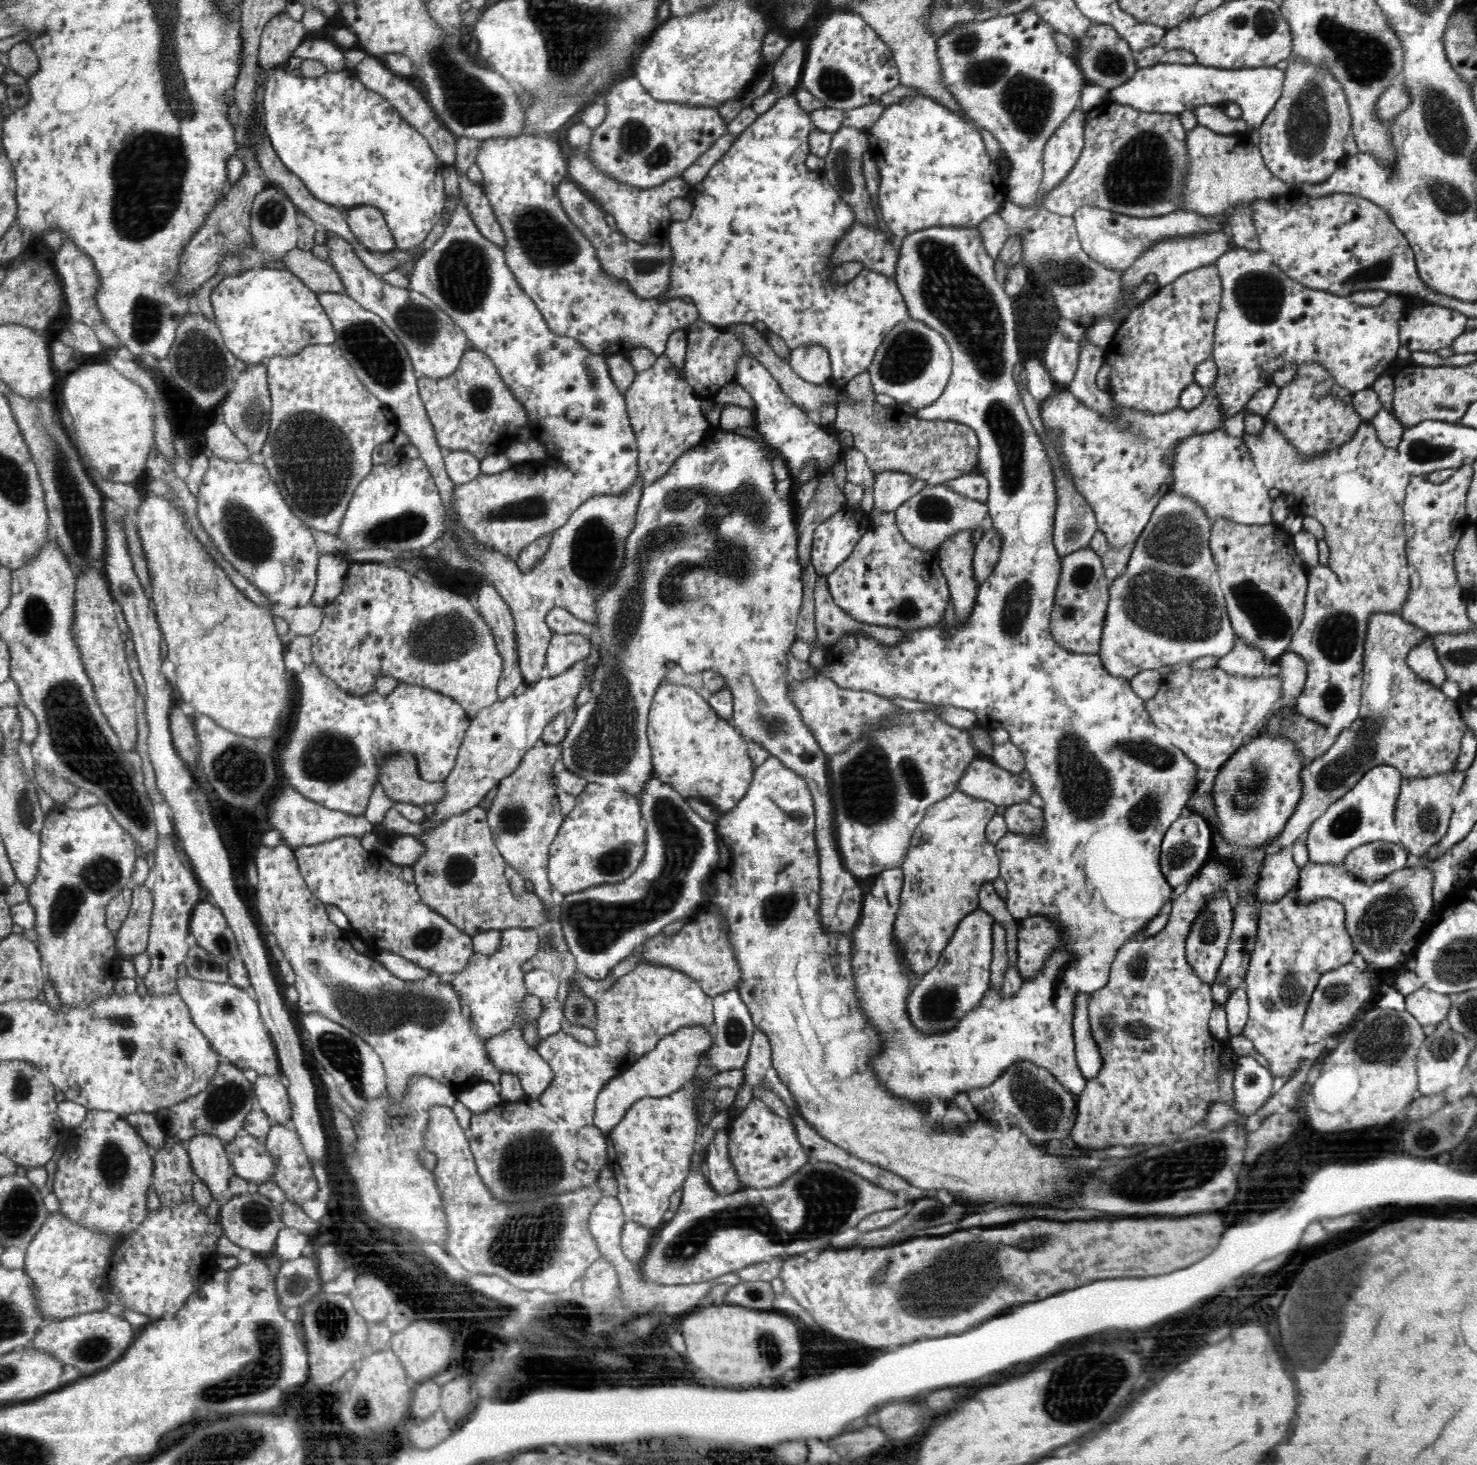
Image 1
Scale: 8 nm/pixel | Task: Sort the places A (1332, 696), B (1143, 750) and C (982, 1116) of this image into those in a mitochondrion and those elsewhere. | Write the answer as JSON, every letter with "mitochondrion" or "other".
{"A":"mitochondrion","B":"mitochondrion","C":"other"}

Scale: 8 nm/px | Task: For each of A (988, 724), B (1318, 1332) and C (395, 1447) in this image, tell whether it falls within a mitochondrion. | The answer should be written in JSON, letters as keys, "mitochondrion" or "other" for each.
{"A":"other","B":"mitochondrion","C":"other"}

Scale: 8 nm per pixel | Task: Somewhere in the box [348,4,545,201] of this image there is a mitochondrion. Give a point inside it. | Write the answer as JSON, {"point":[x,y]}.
{"point":[469,100]}

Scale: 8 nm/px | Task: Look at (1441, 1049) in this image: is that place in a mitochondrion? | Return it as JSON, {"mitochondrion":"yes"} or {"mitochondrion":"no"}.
{"mitochondrion":"yes"}

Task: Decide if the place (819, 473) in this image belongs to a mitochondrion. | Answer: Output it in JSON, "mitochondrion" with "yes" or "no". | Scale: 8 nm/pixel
{"mitochondrion":"no"}

